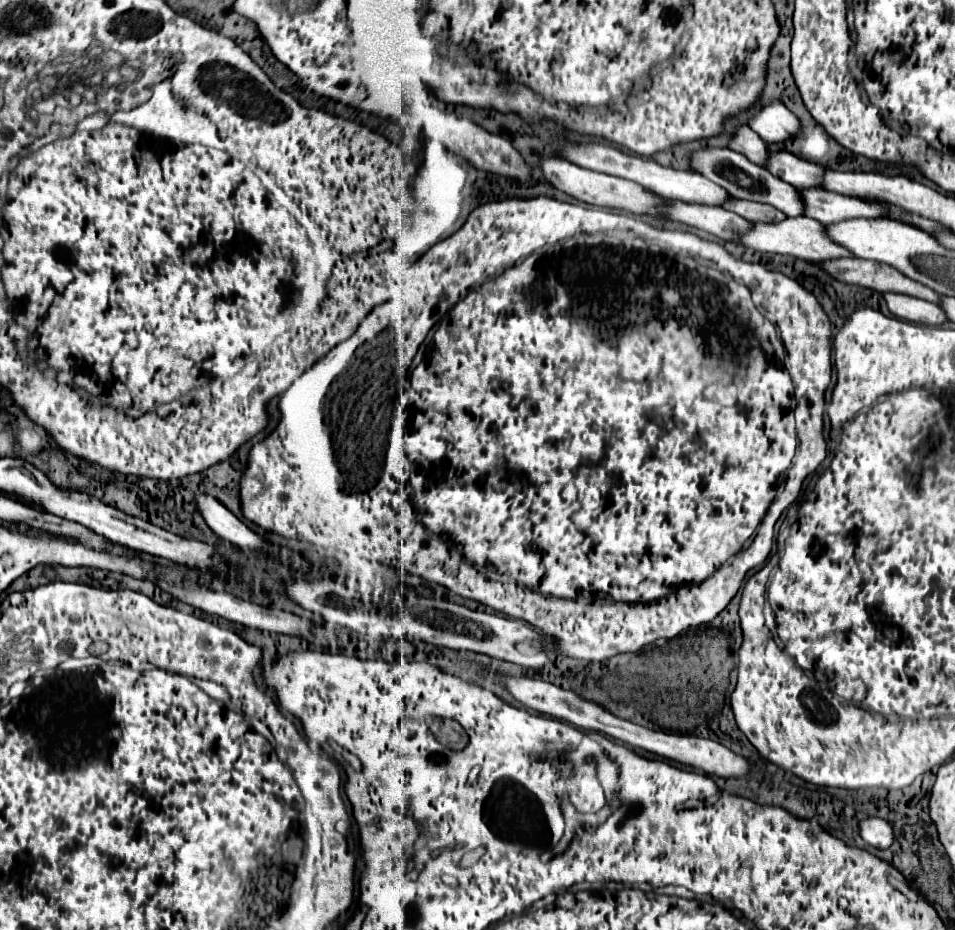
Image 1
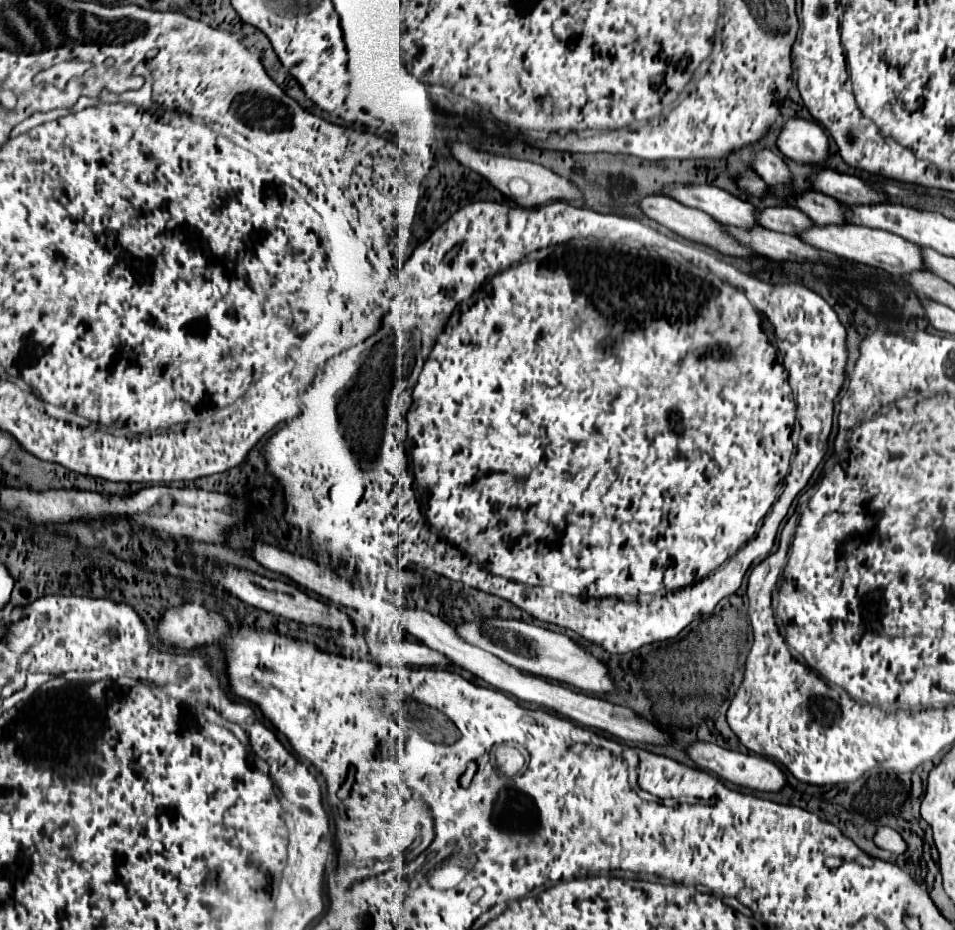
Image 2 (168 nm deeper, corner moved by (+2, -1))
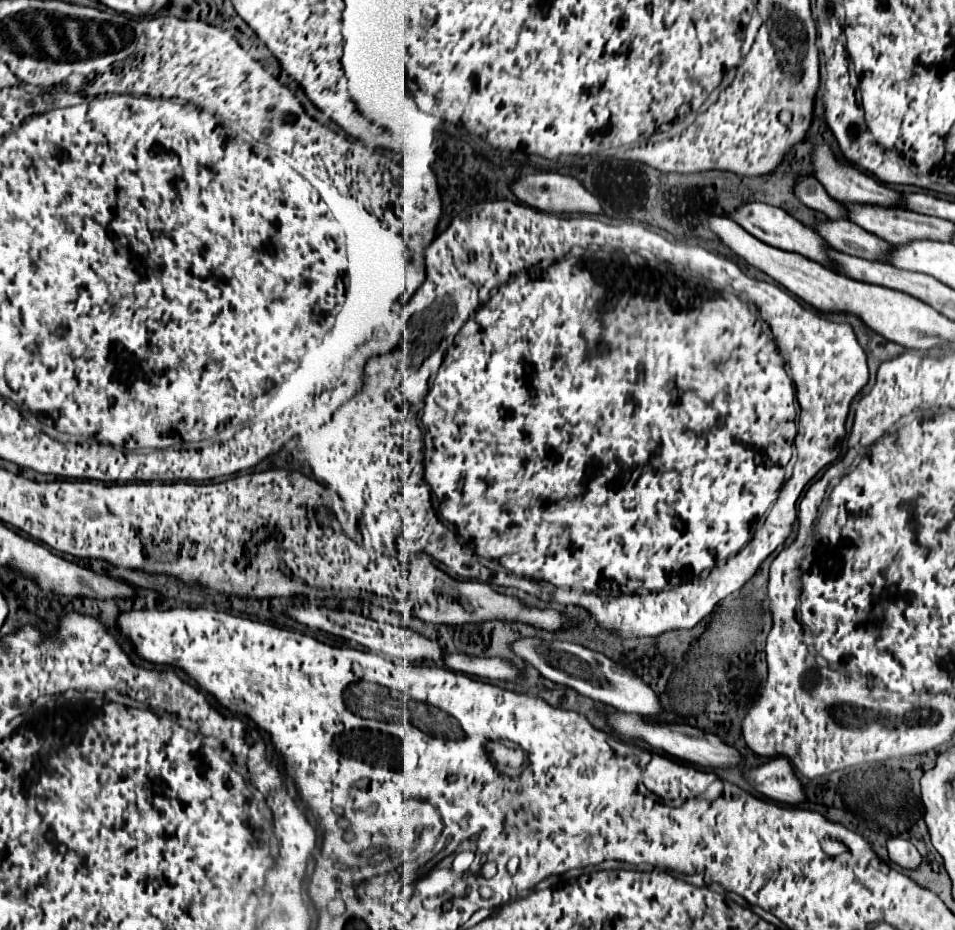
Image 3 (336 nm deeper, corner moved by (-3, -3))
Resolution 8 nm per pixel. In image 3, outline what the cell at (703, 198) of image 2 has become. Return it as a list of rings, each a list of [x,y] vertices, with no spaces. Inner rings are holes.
[[[747,203],[747,205],[727,213],[727,217],[733,219],[737,225],[741,225],[747,233],[751,233],[753,237],[757,237],[759,241],[763,241],[763,243],[767,243],[771,247],[801,253],[801,255],[805,255],[809,259],[815,259],[815,261],[823,263],[823,265],[827,263],[827,255],[823,255],[823,251],[829,249],[829,245],[815,231],[811,231],[807,225],[793,219],[789,213],[785,213],[779,207],[771,207],[771,205],[765,205],[765,203]]]

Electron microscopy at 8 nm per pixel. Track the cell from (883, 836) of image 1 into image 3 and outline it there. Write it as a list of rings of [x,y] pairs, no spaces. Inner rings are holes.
[[[891,837],[887,841],[889,860],[905,869],[917,869],[921,863],[919,851],[902,837]]]

